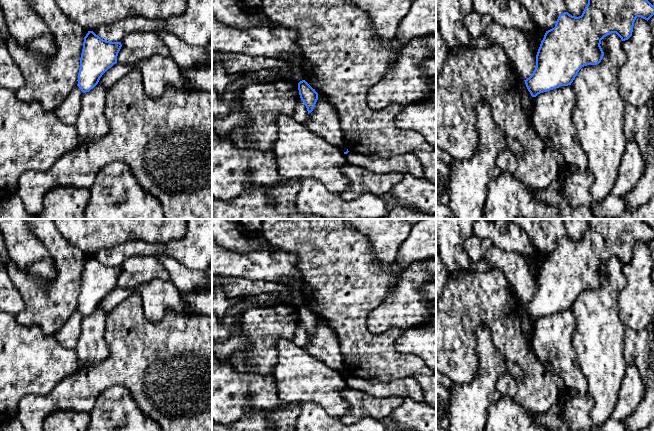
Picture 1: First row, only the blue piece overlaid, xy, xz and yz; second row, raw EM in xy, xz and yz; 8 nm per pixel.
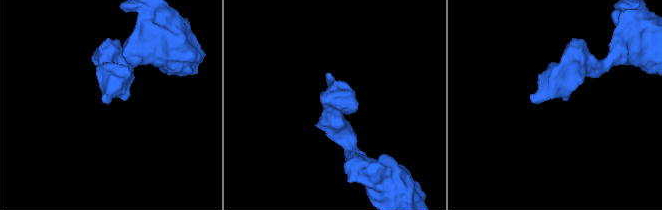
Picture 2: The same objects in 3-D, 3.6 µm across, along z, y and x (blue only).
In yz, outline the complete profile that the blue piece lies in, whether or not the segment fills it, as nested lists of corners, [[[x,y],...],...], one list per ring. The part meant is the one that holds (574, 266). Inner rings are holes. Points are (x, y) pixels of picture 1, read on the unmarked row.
[[[589,219],[588,228],[579,241],[564,236],[559,239],[555,251],[546,255],[536,279],[536,291],[525,305],[532,321],[561,310],[571,309],[579,294],[601,286],[604,276],[601,264],[616,257],[622,265],[632,260],[637,241],[649,244],[654,239],[652,229],[643,219]]]

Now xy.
[[[88,255],[84,261],[77,308],[83,317],[93,313],[102,299],[117,287],[121,271],[121,266],[106,265]]]

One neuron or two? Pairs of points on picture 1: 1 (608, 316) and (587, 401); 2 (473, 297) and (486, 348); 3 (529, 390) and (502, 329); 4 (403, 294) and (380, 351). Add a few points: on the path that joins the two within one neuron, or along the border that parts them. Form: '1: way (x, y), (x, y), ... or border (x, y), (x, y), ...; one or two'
1: border (588, 393), (592, 399), (590, 417); two
2: border (483, 323), (477, 328), (475, 347); two
3: way (529, 375), (529, 363), (517, 349), (516, 344); one
4: border (366, 323), (376, 334), (392, 328), (404, 329); two

